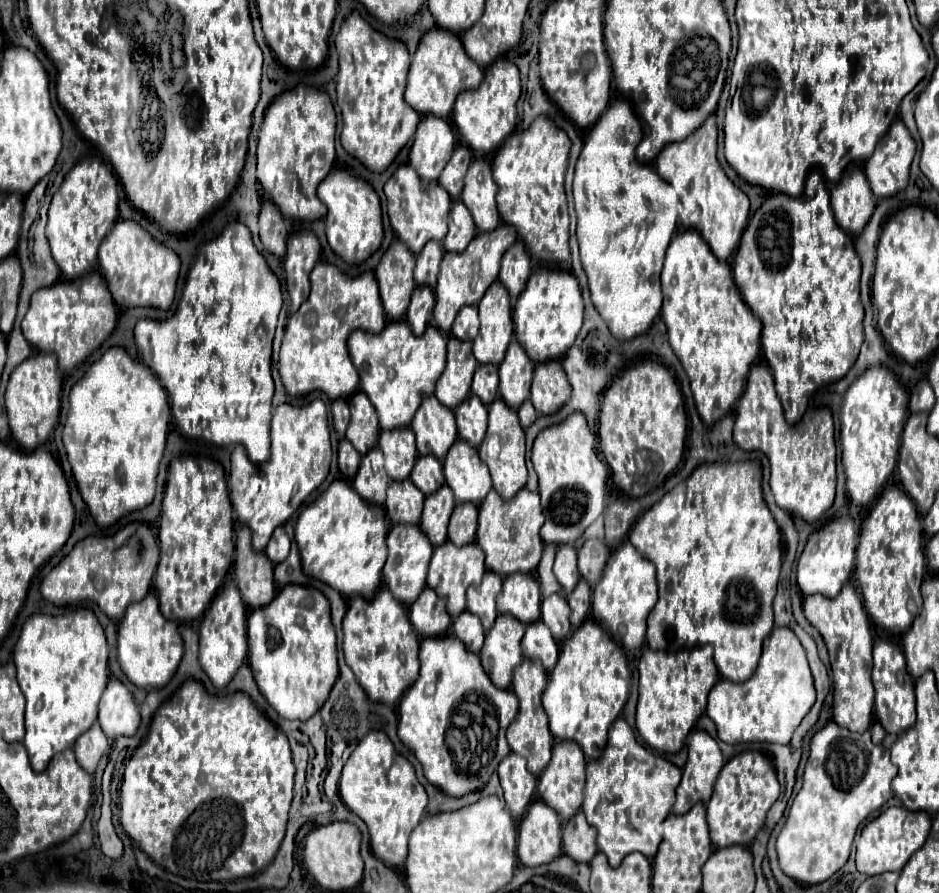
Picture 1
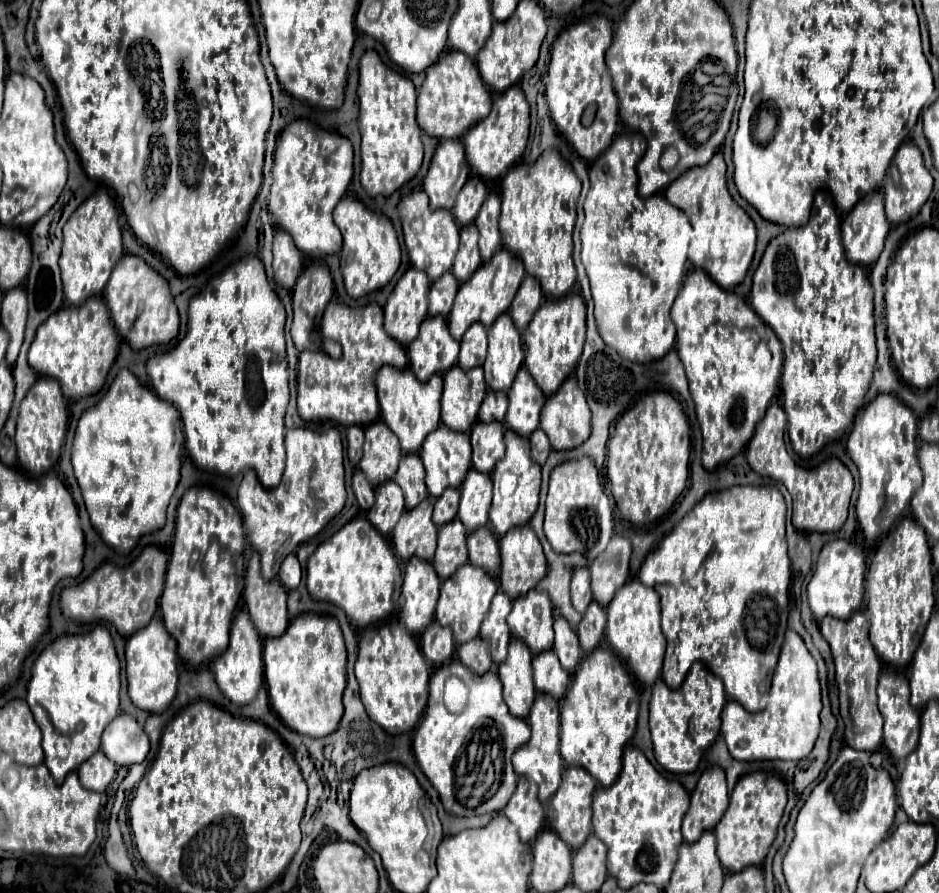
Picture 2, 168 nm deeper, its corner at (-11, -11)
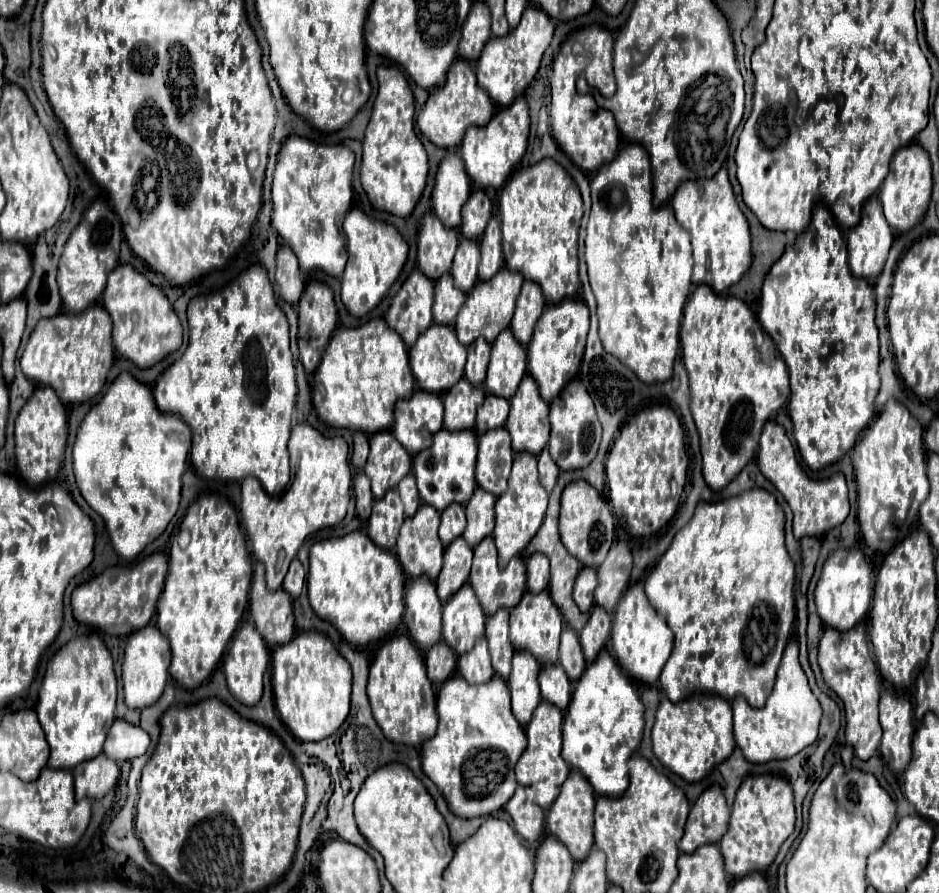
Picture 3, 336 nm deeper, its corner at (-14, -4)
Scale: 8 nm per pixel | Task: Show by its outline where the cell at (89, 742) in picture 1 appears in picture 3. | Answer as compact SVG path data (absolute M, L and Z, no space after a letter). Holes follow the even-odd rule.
M105 753L83 761L73 769L75 791L77 797L101 799L107 791L111 791L119 779L119 765Z

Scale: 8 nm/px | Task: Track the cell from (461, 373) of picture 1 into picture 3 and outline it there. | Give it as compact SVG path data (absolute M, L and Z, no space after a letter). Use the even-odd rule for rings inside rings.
M465 377L455 383L455 389L445 393L445 429L447 431L461 431L473 429L477 409L485 399L485 387L471 385Z

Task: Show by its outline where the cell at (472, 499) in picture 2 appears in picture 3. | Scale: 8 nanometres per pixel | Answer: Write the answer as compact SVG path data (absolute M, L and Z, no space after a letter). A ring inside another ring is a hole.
M481 487L475 489L475 493L471 495L471 501L467 501L465 505L465 513L467 513L467 527L465 527L465 541L475 547L483 537L493 533L495 527L495 497L487 491L483 491Z

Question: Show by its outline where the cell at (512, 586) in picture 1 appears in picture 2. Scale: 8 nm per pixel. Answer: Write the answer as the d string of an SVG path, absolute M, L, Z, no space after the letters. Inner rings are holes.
M532 590L514 600L512 612L508 616L510 634L522 640L532 654L550 650L554 644L552 630L554 614L548 594Z

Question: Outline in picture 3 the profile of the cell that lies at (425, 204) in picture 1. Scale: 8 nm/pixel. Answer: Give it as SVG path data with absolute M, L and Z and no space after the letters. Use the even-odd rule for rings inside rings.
M435 213L423 215L417 237L417 267L431 277L431 281L437 281L451 269L457 243L459 233L451 233Z

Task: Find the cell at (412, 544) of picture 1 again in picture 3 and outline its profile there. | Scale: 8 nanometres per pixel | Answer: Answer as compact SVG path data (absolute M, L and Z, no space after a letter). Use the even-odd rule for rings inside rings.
M415 577L411 579L411 583L407 585L405 591L405 623L409 629L409 635L413 637L413 641L417 643L417 647L421 651L427 651L433 643L437 643L441 639L441 599L437 597L437 589L433 579L429 577Z

